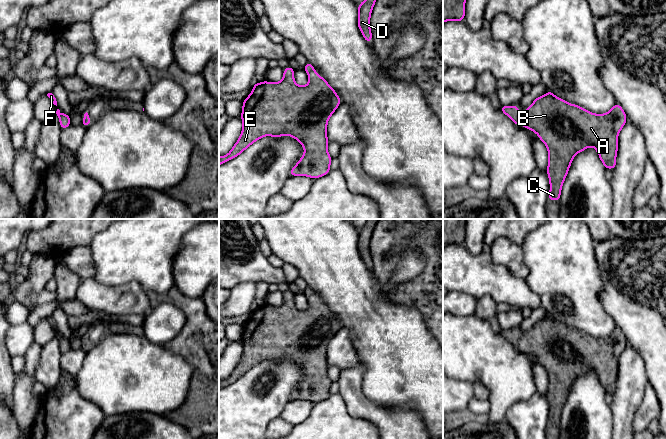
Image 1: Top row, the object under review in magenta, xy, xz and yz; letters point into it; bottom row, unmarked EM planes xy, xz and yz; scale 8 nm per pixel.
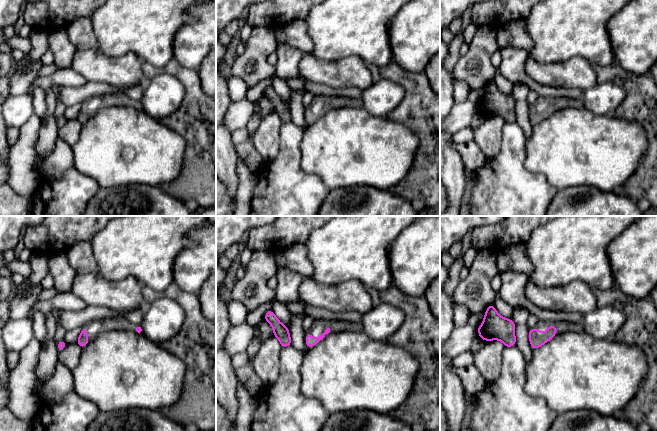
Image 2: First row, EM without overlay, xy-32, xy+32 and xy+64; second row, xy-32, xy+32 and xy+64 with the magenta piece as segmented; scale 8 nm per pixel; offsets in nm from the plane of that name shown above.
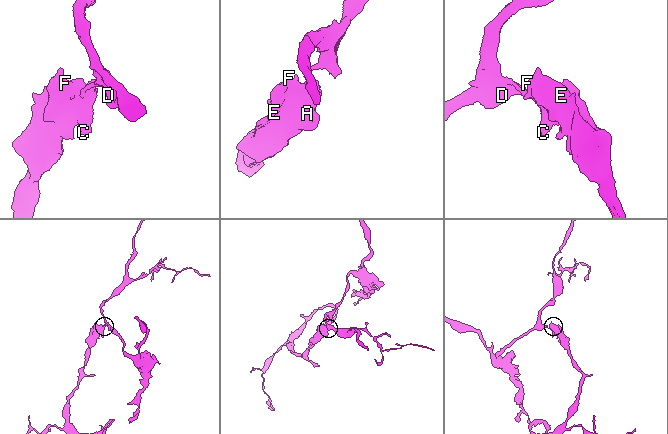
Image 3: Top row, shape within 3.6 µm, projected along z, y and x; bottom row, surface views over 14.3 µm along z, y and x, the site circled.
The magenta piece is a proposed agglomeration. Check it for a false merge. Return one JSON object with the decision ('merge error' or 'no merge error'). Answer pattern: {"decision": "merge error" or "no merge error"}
{"decision": "no merge error"}

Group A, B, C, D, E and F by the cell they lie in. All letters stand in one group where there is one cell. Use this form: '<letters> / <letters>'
A B C D E F

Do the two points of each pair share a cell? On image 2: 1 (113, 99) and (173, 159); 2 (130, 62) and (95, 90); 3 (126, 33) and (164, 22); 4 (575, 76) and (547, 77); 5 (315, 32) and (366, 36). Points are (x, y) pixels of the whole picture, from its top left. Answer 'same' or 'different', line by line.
1: different
2: different
3: same
4: same
5: same

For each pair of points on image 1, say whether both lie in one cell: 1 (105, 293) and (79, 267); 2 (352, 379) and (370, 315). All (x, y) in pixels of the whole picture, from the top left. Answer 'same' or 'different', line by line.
1: different
2: different

